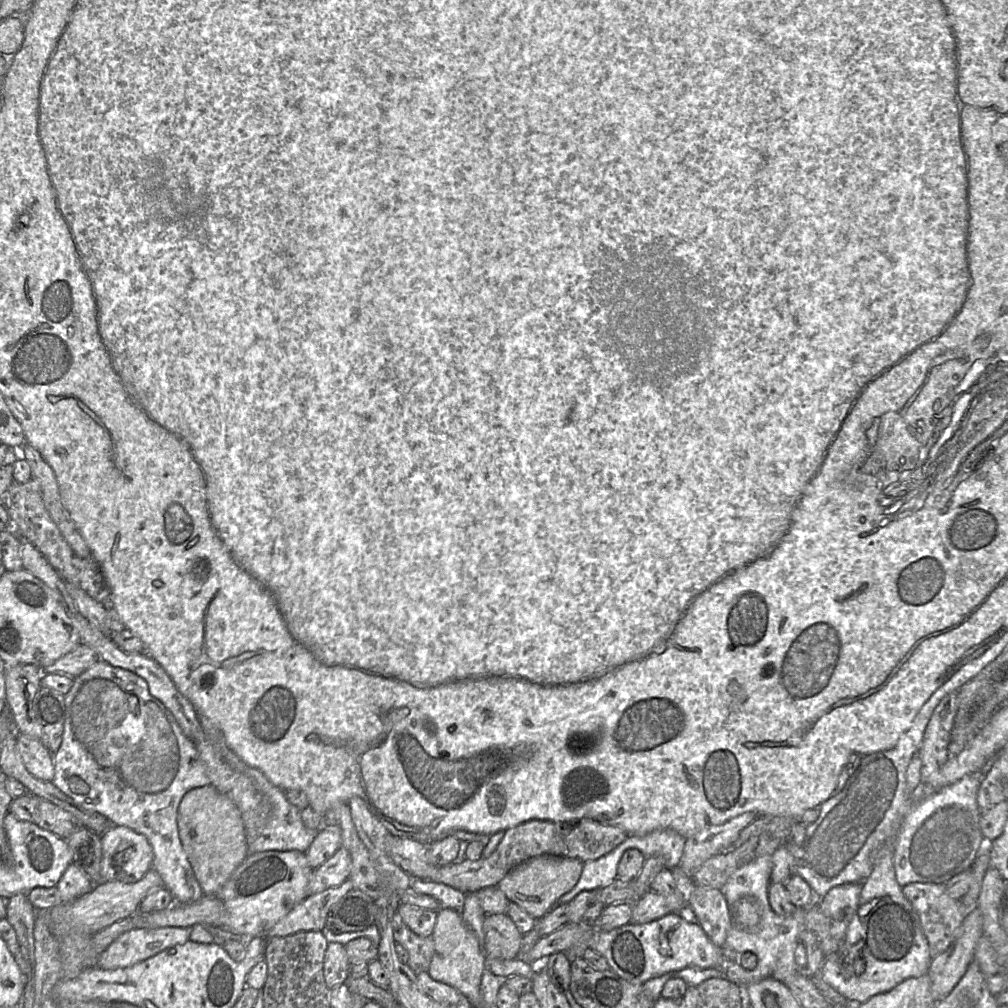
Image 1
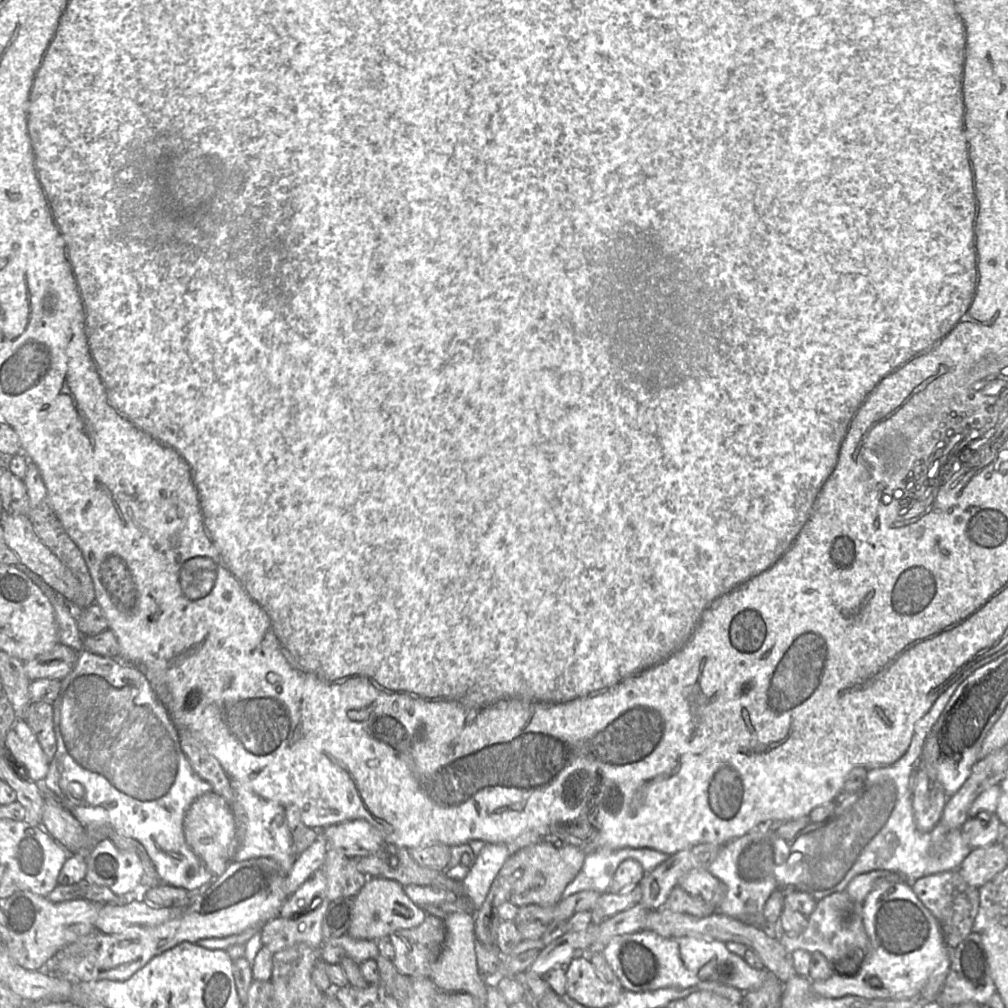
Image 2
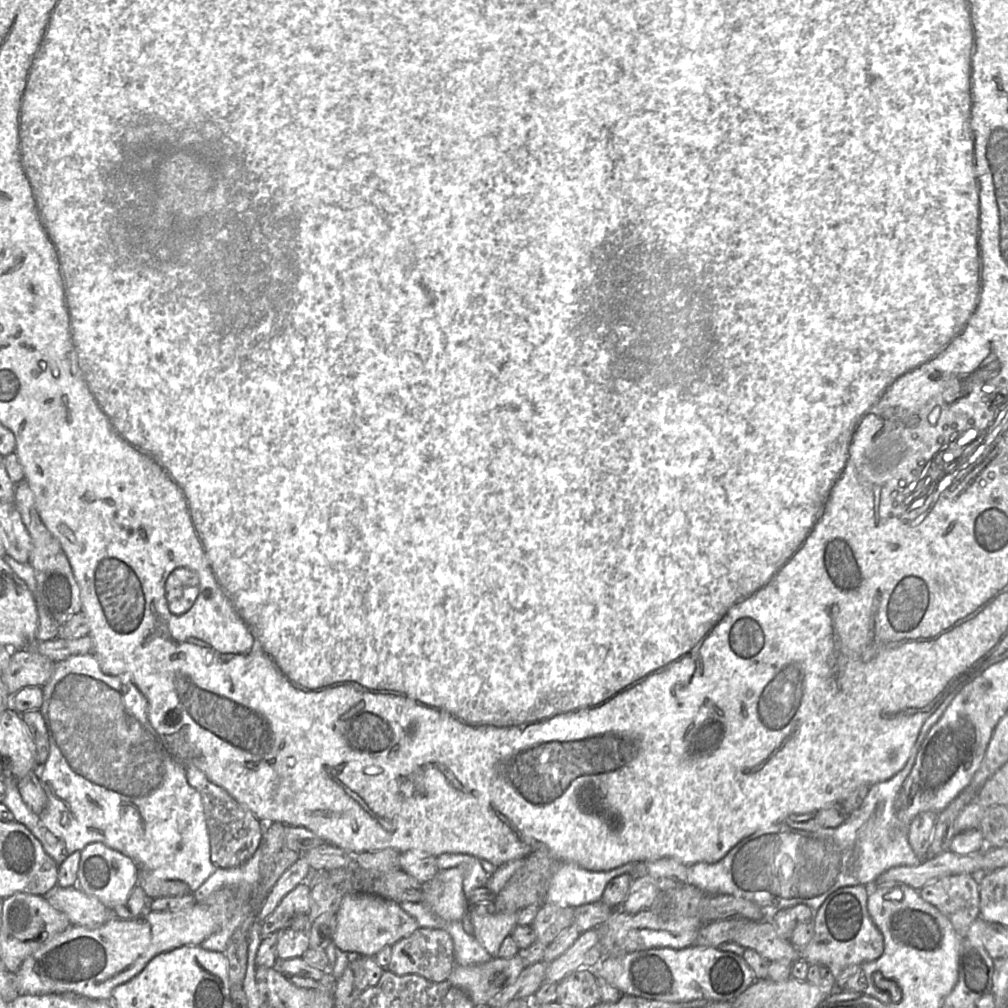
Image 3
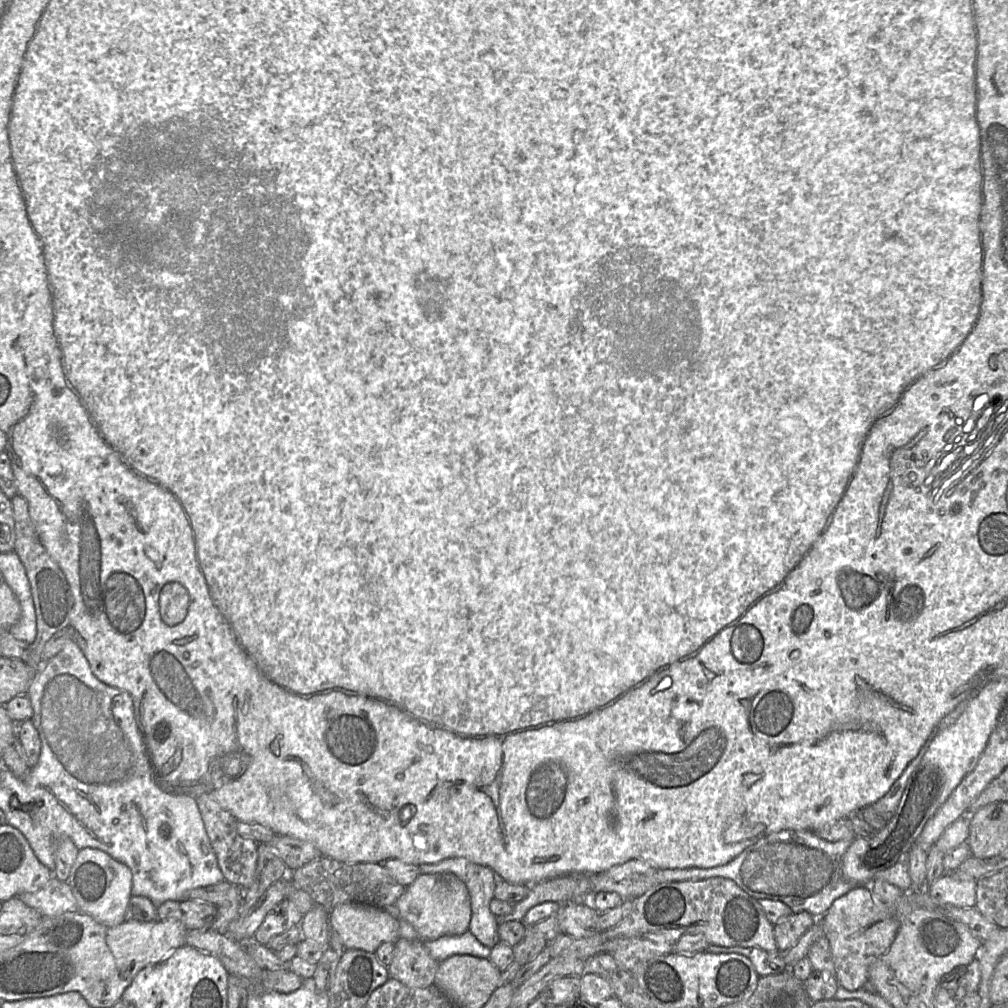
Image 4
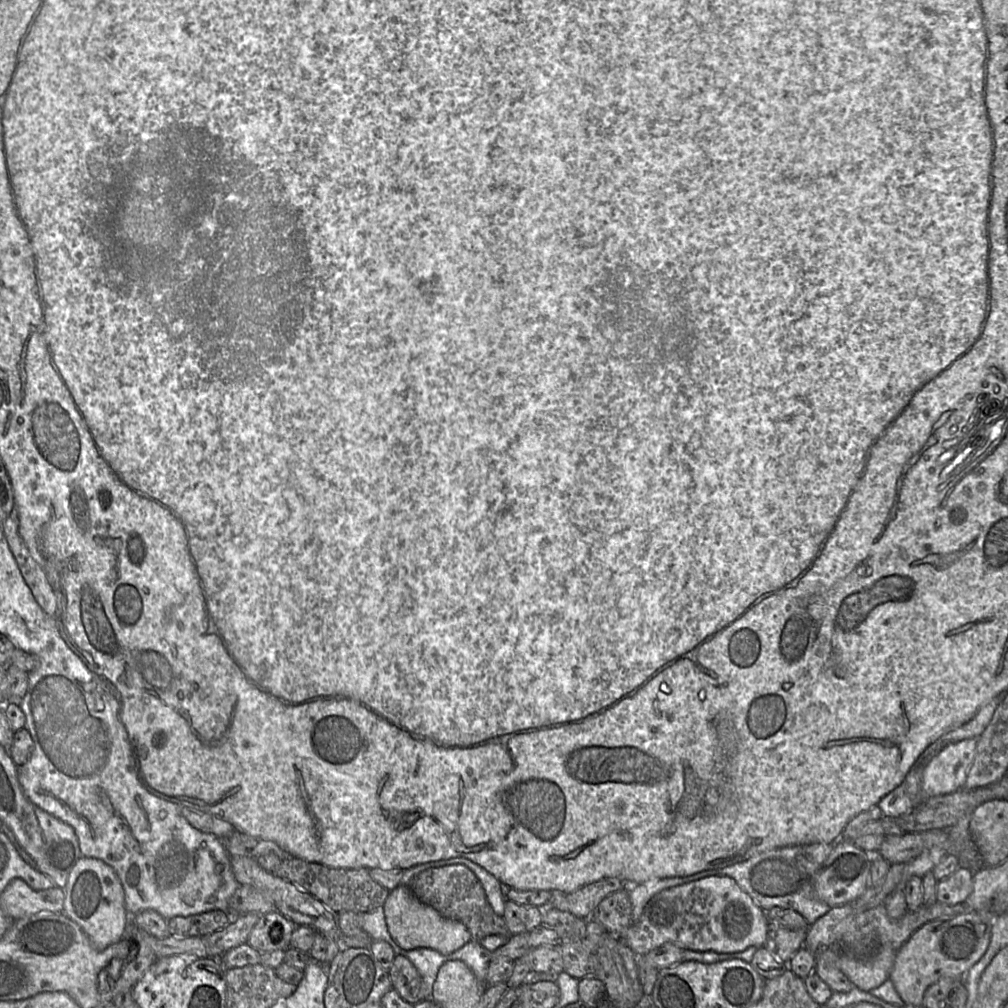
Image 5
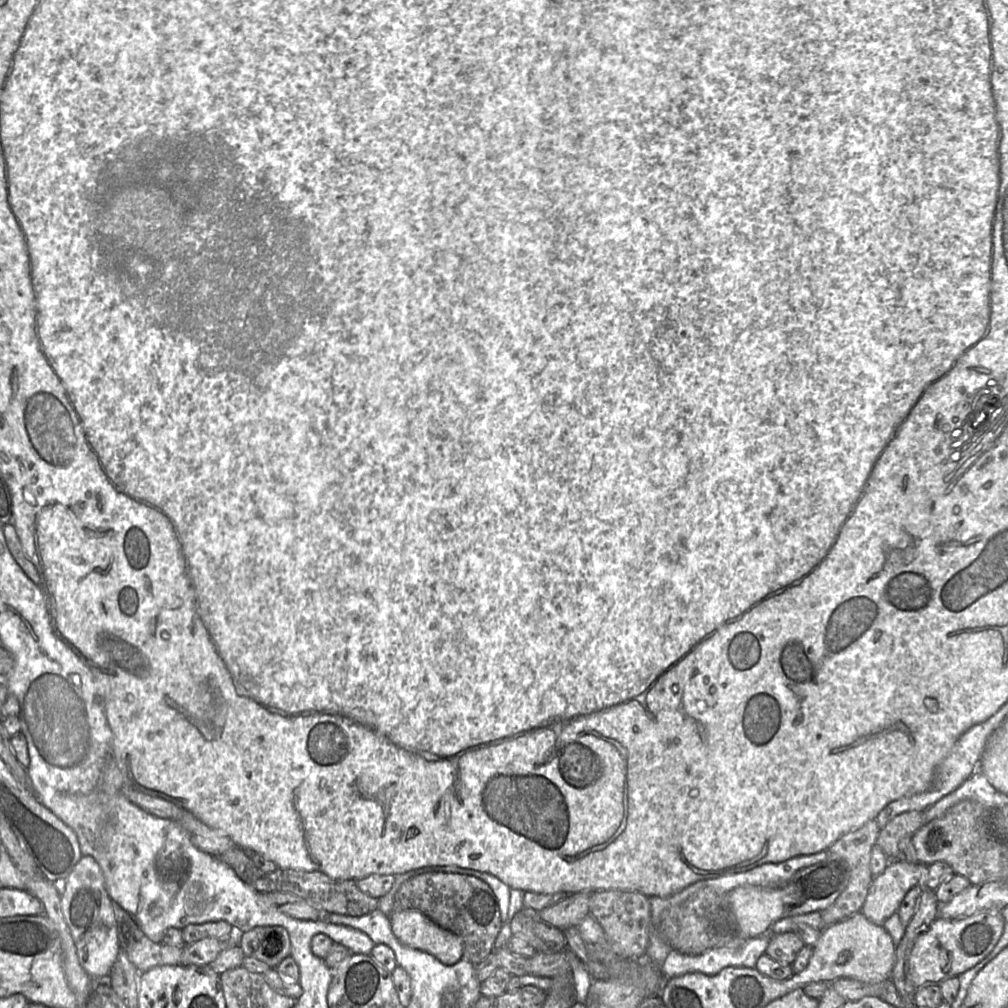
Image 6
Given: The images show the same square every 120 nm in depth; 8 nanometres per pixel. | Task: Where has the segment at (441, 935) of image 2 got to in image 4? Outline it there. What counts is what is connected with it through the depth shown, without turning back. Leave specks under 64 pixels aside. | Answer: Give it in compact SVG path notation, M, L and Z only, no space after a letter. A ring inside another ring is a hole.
M399 938L393 959L388 966L391 977L411 988L426 988L434 984L439 962L432 958L421 939Z

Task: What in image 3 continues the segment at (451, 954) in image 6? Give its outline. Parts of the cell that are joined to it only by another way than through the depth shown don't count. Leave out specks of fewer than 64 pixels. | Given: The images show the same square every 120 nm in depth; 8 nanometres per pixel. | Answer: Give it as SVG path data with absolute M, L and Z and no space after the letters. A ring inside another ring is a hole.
M458 868L440 869L435 876L422 884L423 900L433 913L447 921L461 921L469 912L469 903L463 890L463 876Z

